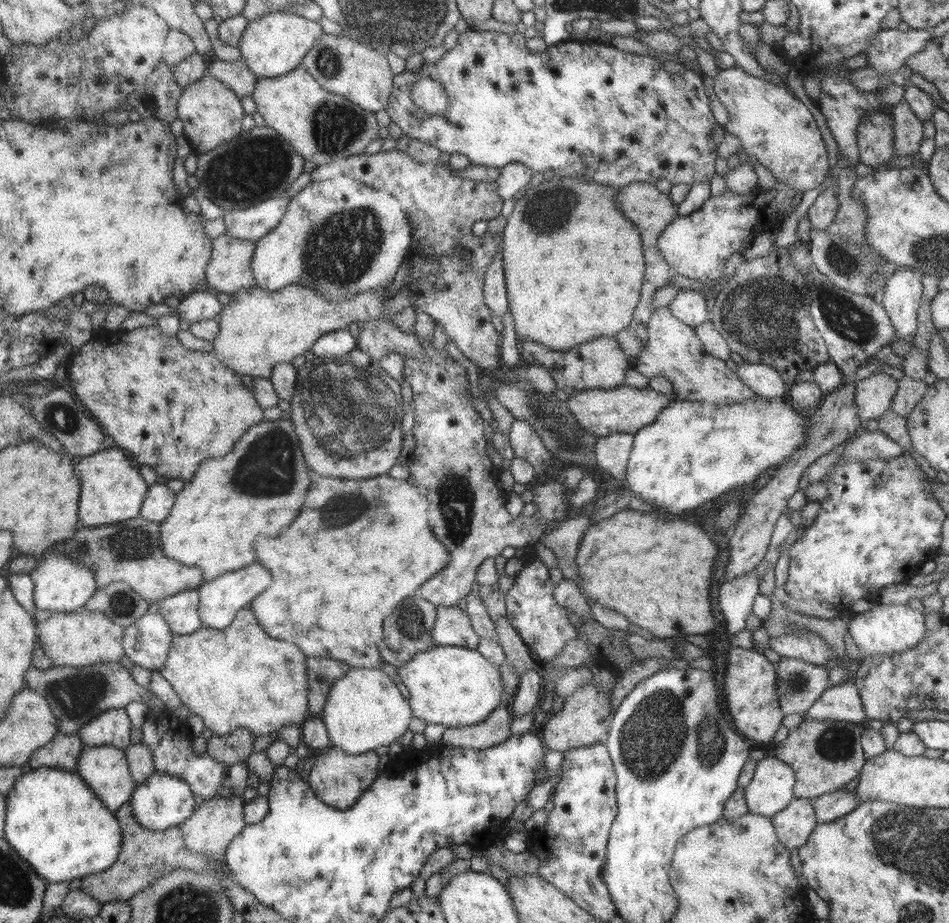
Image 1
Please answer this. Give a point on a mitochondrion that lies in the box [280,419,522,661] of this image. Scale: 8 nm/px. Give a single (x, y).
(455, 496)

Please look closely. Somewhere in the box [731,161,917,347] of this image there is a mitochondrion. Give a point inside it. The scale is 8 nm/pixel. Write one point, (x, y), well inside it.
(842, 259)

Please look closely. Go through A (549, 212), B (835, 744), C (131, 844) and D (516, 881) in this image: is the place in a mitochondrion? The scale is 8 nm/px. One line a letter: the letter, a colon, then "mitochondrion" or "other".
A: mitochondrion
B: mitochondrion
C: other
D: other

